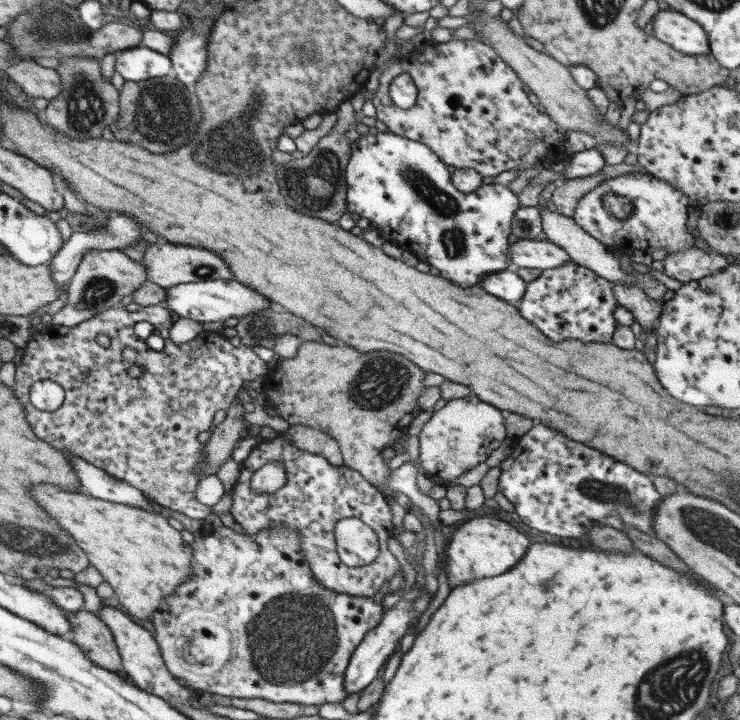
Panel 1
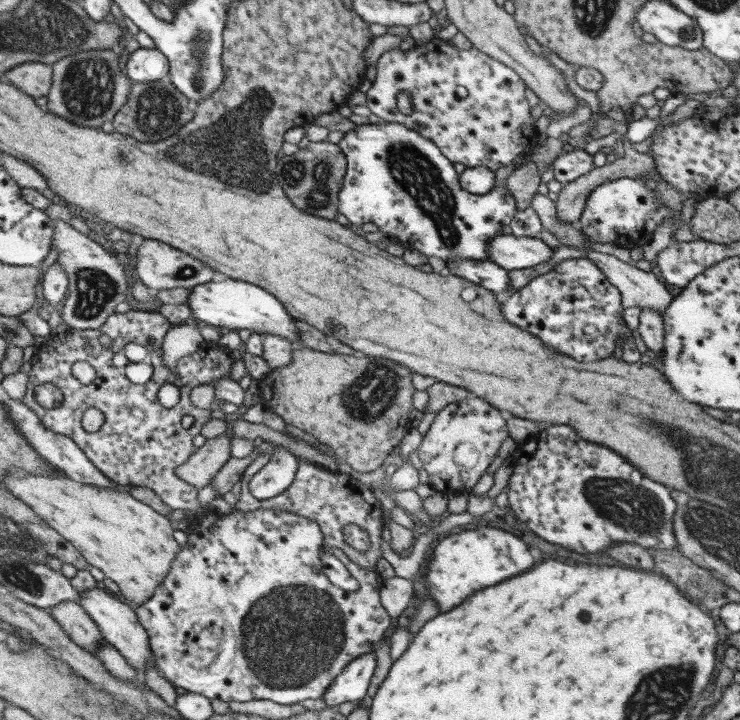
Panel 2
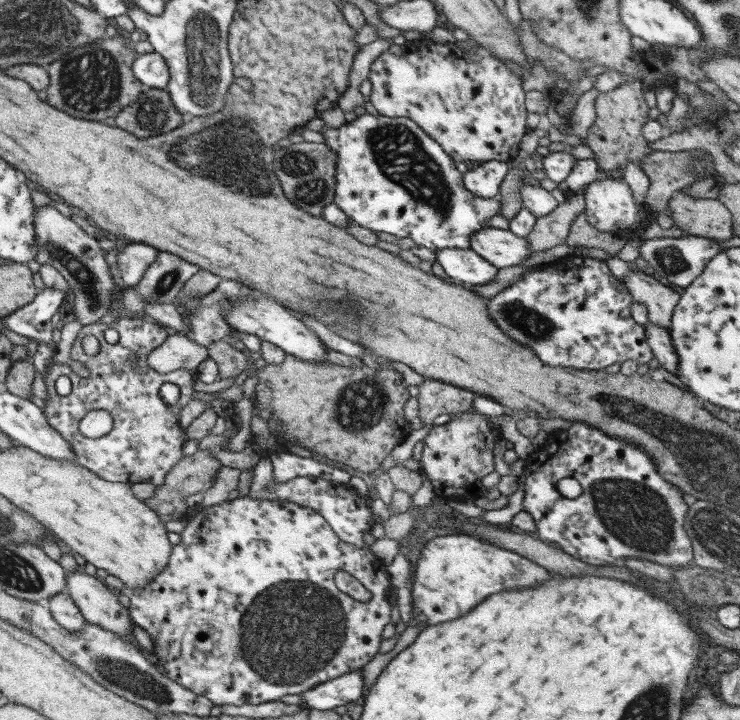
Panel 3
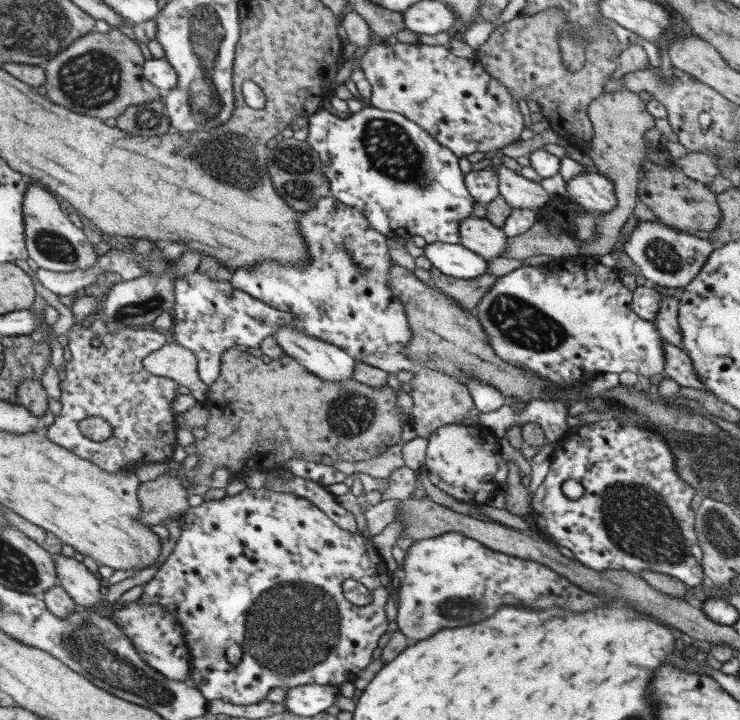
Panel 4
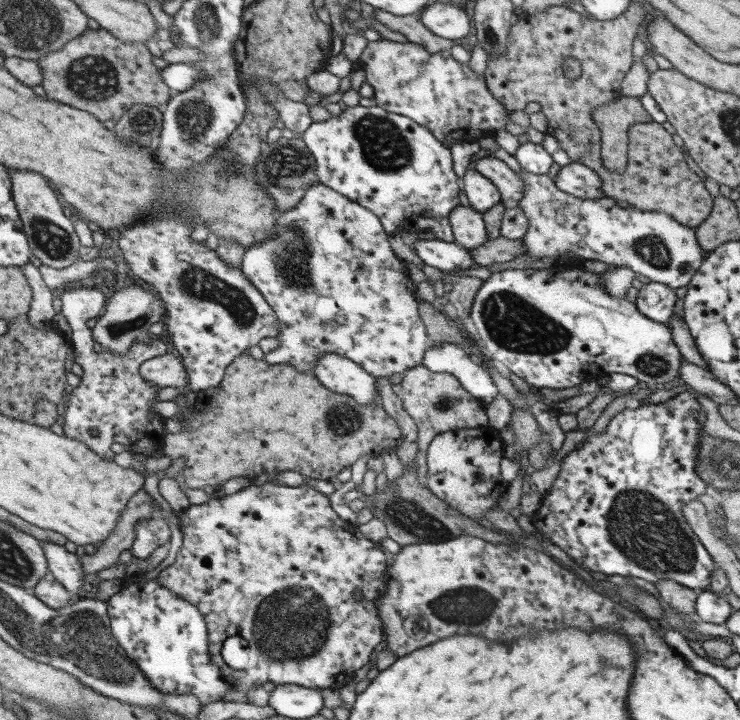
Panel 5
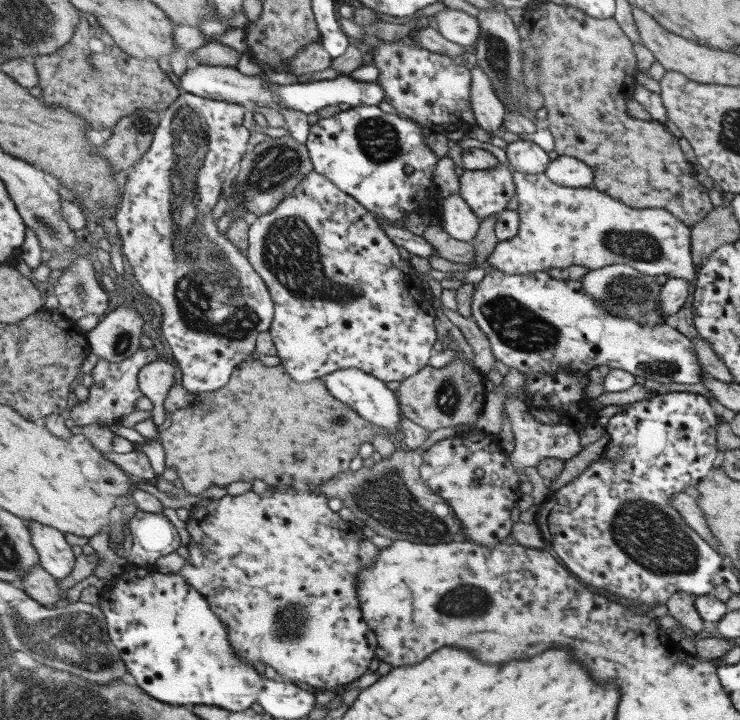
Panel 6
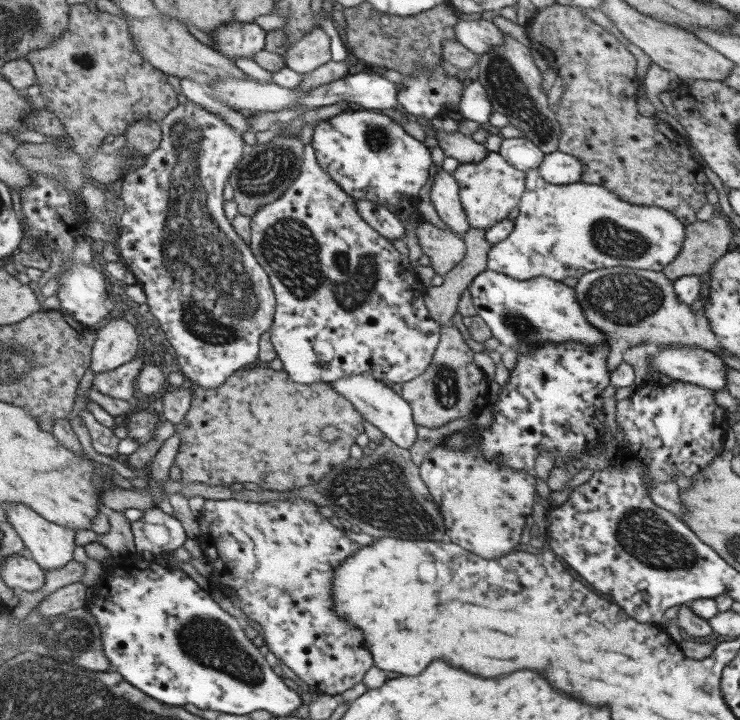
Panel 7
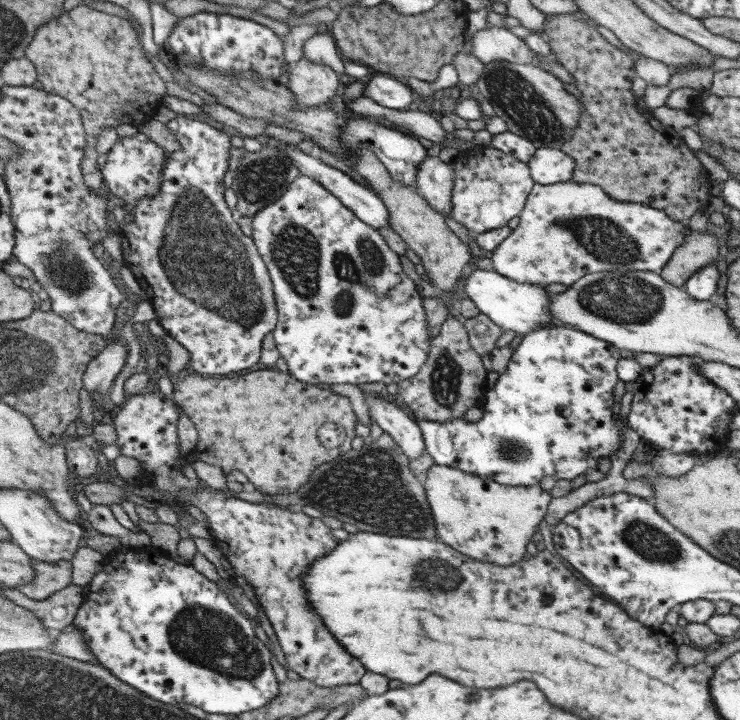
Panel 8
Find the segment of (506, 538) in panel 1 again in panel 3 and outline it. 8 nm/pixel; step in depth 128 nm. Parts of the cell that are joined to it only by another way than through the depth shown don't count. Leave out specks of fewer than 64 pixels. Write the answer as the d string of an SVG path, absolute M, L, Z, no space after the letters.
M458 533L437 536L425 543L420 550L413 576L414 583L410 584L412 586L412 618L408 625L422 626L424 629L432 624L456 620L468 614L476 604L484 602L486 598L497 592L514 588L530 588L552 579L554 574L550 573L547 568L508 549L498 548L487 540L466 533Z

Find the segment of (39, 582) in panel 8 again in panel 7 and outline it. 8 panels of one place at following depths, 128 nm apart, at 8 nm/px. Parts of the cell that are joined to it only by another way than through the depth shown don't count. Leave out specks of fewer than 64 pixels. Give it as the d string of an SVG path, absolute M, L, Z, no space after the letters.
M72 559L62 568L46 571L46 584L42 585L40 590L36 592L14 590L20 602L12 608L12 618L18 620L18 623L24 621L32 609L35 608L40 601L43 601L46 596L51 595L59 588L80 582L82 576L84 576L84 569L85 567L81 562Z

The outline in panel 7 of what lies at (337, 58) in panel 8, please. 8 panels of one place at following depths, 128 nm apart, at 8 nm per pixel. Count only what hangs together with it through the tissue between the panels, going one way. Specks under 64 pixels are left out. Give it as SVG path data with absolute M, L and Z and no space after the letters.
M319 26L299 38L284 54L285 66L305 74L331 61L331 40Z

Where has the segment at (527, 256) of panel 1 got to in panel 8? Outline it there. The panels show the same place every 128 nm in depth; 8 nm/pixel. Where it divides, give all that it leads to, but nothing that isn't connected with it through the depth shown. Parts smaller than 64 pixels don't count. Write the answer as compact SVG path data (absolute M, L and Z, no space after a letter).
M426 155L418 167L414 187L433 209L448 217L452 210L453 165L443 162L439 157Z

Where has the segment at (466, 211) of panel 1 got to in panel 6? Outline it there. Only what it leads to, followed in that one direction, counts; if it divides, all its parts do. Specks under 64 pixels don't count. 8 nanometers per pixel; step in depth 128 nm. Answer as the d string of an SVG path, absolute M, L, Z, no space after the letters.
M354 106L340 111L328 118L320 118L310 126L306 146L313 169L329 178L342 192L353 196L370 213L380 215L389 223L396 225L398 220L407 218L409 214L430 214L432 206L437 204L438 188L433 175L438 157L426 143L421 131L422 127L414 121L401 118L392 112L384 112L376 106Z

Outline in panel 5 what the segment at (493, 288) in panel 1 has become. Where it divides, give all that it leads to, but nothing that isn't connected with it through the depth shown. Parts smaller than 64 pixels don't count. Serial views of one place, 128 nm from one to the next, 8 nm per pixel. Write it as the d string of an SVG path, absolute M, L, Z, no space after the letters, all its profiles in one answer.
M418 239L414 243L414 250L424 264L439 268L442 272L468 270L472 264L476 264L468 249L456 242Z

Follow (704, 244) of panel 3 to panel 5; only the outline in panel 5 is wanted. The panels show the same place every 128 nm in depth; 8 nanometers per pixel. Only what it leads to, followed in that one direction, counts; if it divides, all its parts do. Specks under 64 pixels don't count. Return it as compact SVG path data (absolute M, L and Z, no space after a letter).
M523 171L517 175L524 183L524 196L519 202L519 207L529 219L529 228L521 240L525 246L525 254L529 254L530 258L544 258L544 256L558 258L567 252L573 252L580 260L596 260L628 267L652 281L677 289L686 286L692 280L708 254L708 251L700 248L695 229L680 224L669 214L622 208L612 197L578 198L560 190L548 174L539 175Z

